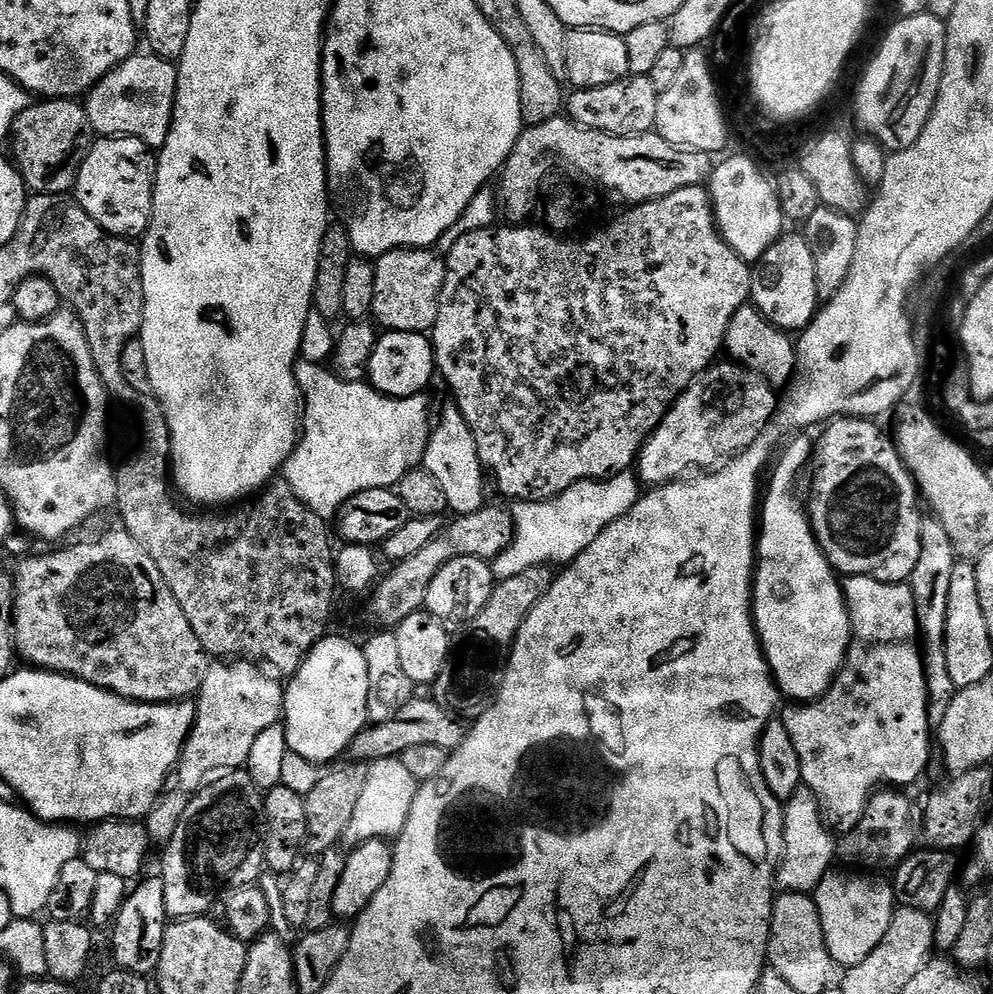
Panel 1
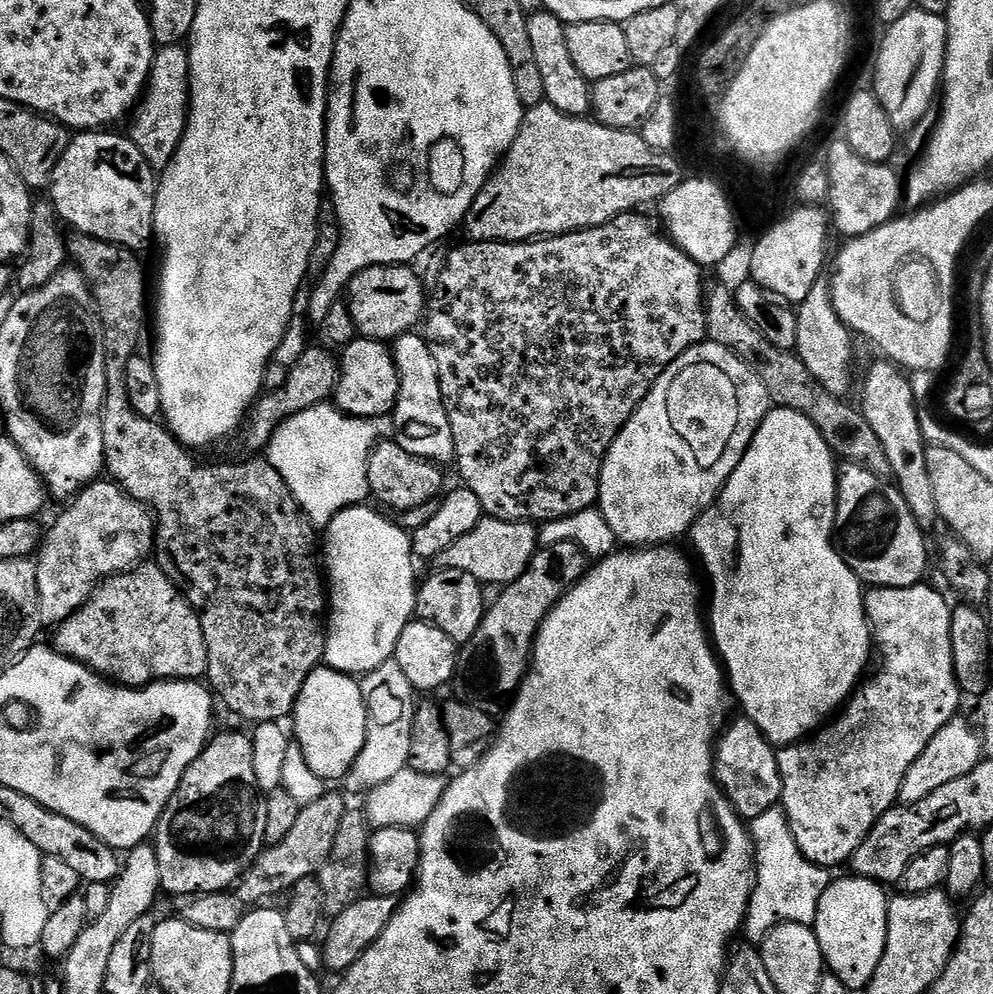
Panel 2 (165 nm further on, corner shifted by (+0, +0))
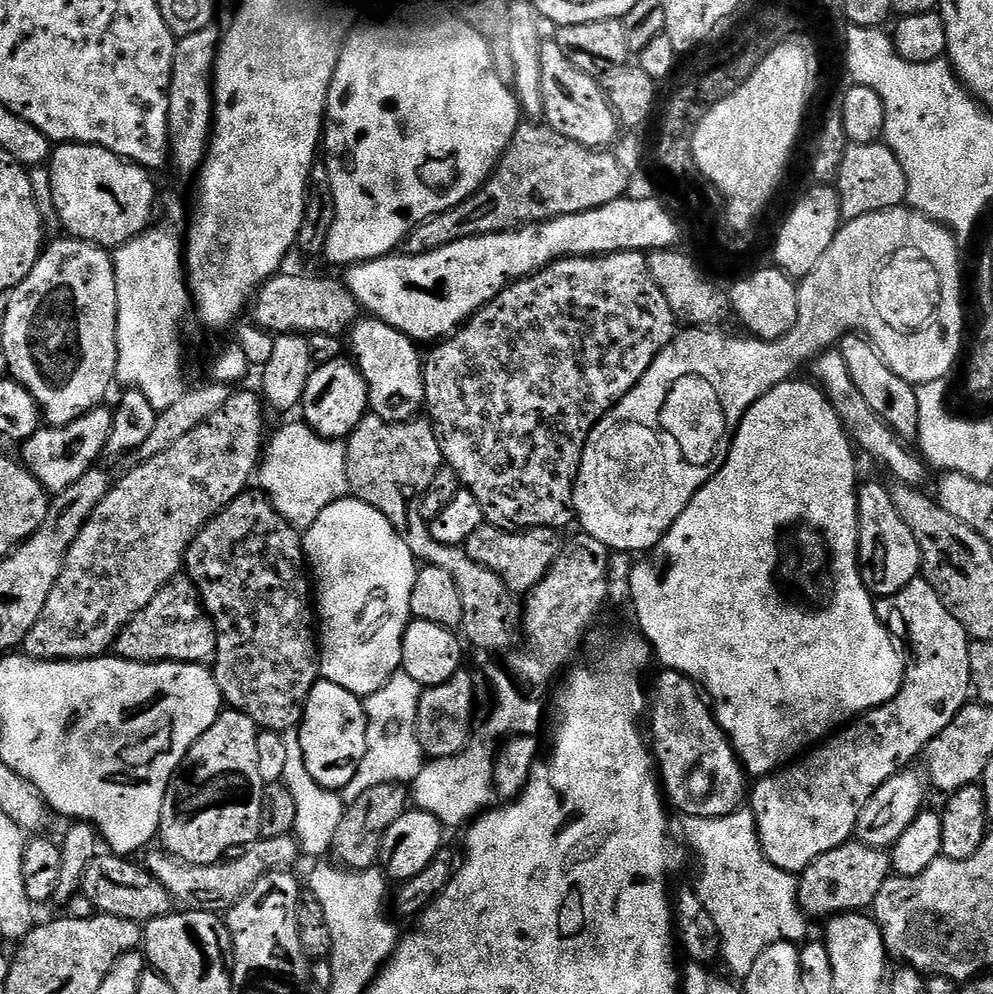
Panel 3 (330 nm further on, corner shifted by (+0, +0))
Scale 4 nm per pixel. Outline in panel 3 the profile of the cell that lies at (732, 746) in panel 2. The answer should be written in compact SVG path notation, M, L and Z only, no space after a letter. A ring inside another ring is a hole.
M661 671L656 680L656 693L652 696L652 736L650 732L650 751L662 779L663 789L669 801L681 808L684 816L701 816L703 820L713 820L719 816L728 816L745 807L749 795L749 785L744 785L746 773L739 756L732 748L728 735L720 729L716 713L709 701L702 695L696 681L681 672Z

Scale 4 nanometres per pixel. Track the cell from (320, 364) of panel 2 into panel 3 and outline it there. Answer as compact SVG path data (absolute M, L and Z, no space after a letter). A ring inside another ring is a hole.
M236 391L229 395L225 405L202 425L181 438L166 454L158 454L154 458L137 463L137 468L132 468L121 480L117 479L112 488L98 502L94 514L90 514L88 520L83 521L82 534L78 534L74 540L74 546L66 554L66 562L62 566L62 574L58 574L58 582L54 582L54 590L50 590L50 598L46 598L46 606L30 634L25 638L22 645L23 655L32 656L36 660L63 661L63 660L94 660L97 656L103 656L120 639L120 631L162 591L168 584L172 583L177 576L181 575L184 568L184 555L188 553L195 538L216 515L225 508L234 498L238 498L242 493L249 491L251 482L257 475L262 463L262 457L266 451L266 436L264 438L264 412L266 404L259 395L252 392Z

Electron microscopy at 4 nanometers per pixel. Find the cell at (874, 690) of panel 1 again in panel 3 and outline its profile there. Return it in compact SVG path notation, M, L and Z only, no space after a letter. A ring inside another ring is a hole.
M917 578L898 594L879 597L876 600L876 613L888 629L889 636L906 649L904 684L900 693L882 707L864 713L835 734L829 735L803 758L773 772L771 776L757 779L756 788L754 784L751 789L750 811L756 816L756 829L760 835L764 857L783 872L805 872L815 860L822 858L822 854L830 854L830 850L849 843L855 837L866 802L870 802L872 795L891 776L905 771L911 765L908 763L915 756L917 759L928 743L938 738L938 734L942 734L942 730L946 730L946 726L950 726L950 722L954 722L965 704L969 703L972 688L968 653L970 637L943 605L942 598L927 580Z

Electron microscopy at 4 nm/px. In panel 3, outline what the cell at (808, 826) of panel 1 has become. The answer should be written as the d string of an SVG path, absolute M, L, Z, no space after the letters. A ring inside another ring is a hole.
M752 811L732 812L713 820L684 816L682 822L687 847L692 847L700 859L700 881L694 884L694 891L714 918L718 948L733 977L748 976L754 970L754 962L758 962L758 954L772 944L805 939L809 921L800 908L797 877L778 870L764 857Z

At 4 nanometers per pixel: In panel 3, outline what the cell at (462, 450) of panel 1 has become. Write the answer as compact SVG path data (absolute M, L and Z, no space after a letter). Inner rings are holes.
M364 318L351 329L351 359L368 383L371 415L391 424L407 424L425 411L424 365L417 345L392 326L375 318Z

